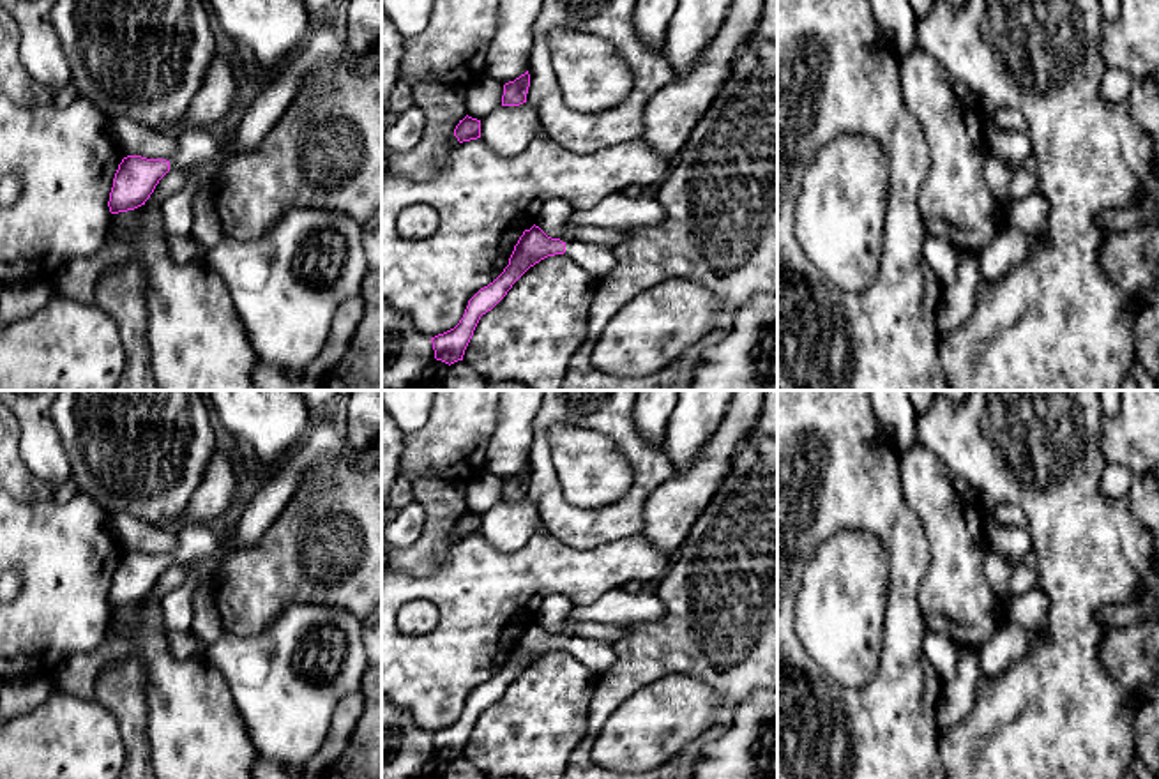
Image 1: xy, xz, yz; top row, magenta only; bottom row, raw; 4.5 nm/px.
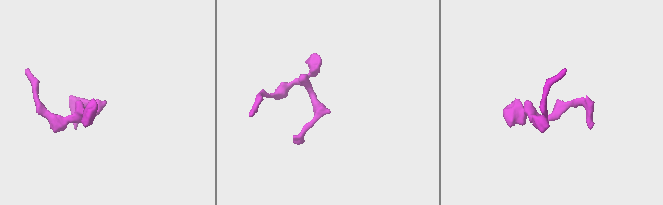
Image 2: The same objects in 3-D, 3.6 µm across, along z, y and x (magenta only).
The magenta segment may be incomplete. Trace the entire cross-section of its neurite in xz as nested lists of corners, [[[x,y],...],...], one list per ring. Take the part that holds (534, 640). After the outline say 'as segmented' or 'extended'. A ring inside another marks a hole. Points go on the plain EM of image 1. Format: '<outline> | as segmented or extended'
[[[534,620],[519,632],[504,668],[468,696],[459,719],[454,724],[431,733],[435,754],[449,761],[463,756],[481,712],[491,707],[530,662],[548,652],[564,648],[595,677],[602,675],[615,661],[613,643],[580,636],[562,638],[560,634],[548,632]]] | extended

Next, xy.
[[[212,525],[180,526],[178,548],[170,555],[147,555],[127,551],[118,560],[110,588],[110,608],[134,606],[150,594],[159,576],[168,567],[184,567],[186,579],[180,586],[161,599],[161,613],[170,631],[189,632],[194,618],[193,597],[196,590],[210,583],[210,576],[194,565],[203,562],[219,548],[221,530]]] | extended

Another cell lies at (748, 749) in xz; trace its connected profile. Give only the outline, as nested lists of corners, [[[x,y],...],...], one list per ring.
[[[777,689],[754,691],[726,733],[701,747],[693,779],[777,779]]]

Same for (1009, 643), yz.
[[[1004,620],[1000,629],[981,647],[982,675],[995,678],[1018,662],[1030,647],[1032,634],[1023,625]]]

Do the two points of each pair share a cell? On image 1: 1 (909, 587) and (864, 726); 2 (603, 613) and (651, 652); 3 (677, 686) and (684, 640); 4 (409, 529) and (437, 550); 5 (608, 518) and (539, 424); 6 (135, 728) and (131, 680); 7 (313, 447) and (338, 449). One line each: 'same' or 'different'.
1: same
2: different
3: different
4: different
5: same
6: same
7: same

